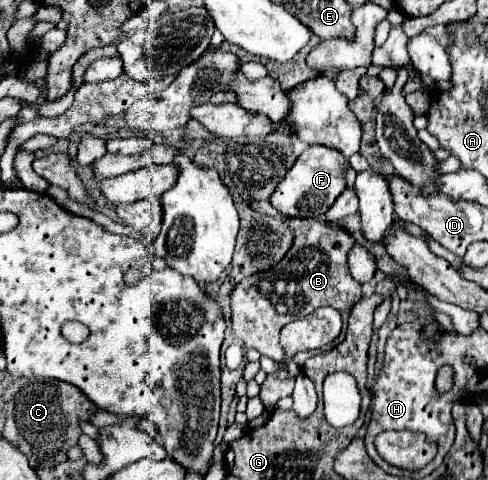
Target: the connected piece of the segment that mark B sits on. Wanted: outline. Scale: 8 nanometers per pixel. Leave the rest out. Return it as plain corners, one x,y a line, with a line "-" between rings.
286,221
296,233
288,255
280,261
278,267
242,279
232,293
232,327
236,337
240,337
248,349
252,347
262,355
272,357
274,361
284,357
278,335
286,323
300,319
324,305
338,309
346,321
352,305
362,299
360,283
352,279
346,263
348,251
354,247
354,239
344,229
324,221

